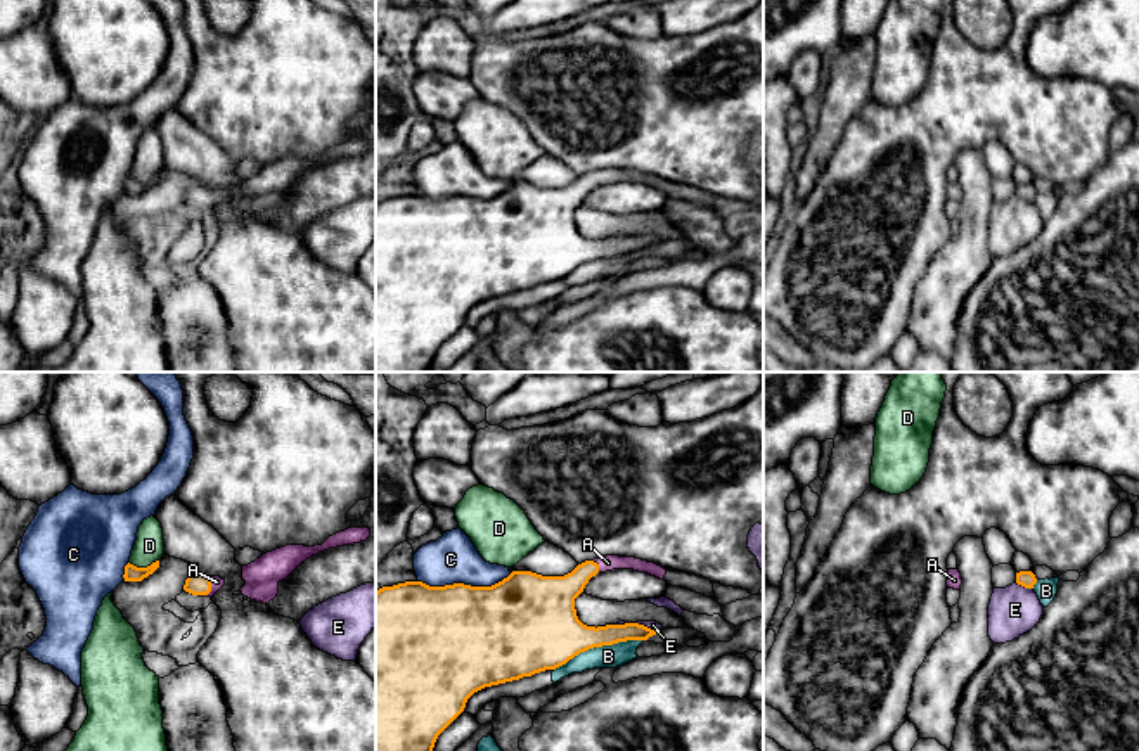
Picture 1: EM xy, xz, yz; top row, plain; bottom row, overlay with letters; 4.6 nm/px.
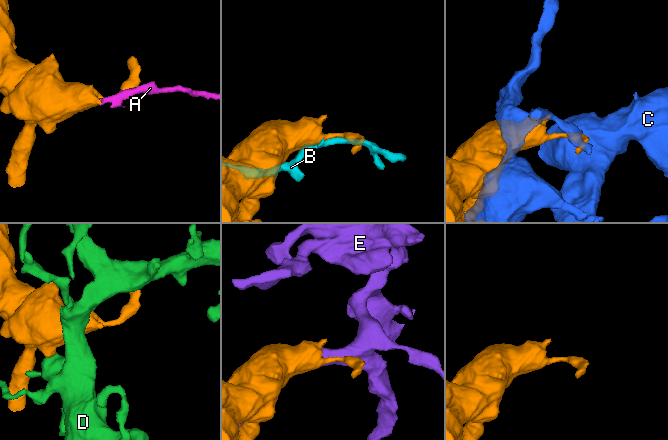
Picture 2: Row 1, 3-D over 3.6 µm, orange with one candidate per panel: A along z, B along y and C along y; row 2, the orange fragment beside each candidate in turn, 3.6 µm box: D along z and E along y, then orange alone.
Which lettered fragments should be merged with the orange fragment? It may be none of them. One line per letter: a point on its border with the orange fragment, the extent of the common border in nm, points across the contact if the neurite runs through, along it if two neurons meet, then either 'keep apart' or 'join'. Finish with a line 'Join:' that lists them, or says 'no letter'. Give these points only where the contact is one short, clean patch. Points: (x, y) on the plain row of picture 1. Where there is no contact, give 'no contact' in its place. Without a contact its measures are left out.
A: meets orange in xy at (210, 201); contact 100 nm long; runs through xy (198, 196), (210, 201), (217, 194); join
B: meets orange in xz at (598, 258); contact 440 nm long; keep apart
C: meets orange in xz at (464, 198); contact 440 nm long; keep apart
D: meets orange in xy at (142, 180); contact 140 nm long; keep apart
E: meets orange in yz at (1025, 199); contact 90 nm long; keep apart
Join: A

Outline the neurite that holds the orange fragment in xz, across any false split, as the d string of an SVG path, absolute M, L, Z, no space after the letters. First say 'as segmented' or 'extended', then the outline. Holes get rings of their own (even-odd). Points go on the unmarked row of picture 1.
extended | M606 168L578 177L564 189L512 183L492 199L454 196L429 199L405 194L376 204L376 372L431 372L438 348L464 324L467 311L492 298L556 282L594 260L627 253L647 253L658 242L639 235L587 239L575 221L575 211L597 185L634 182L665 192L666 182L635 170Z

